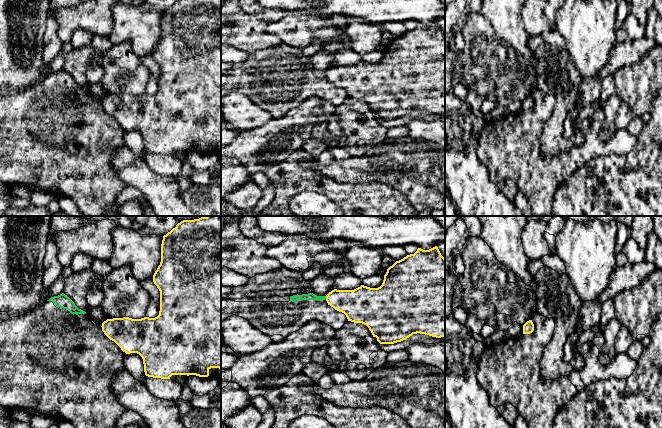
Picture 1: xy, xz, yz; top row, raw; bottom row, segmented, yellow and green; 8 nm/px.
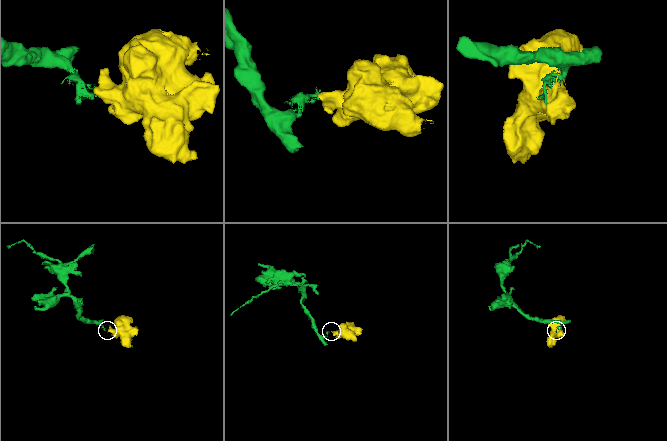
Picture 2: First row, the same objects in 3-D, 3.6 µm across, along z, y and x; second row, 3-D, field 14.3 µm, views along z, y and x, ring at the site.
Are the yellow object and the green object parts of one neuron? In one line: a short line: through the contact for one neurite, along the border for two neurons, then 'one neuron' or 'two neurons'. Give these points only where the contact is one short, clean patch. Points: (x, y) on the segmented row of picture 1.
line xz (325, 296), (326, 299); two neurons

